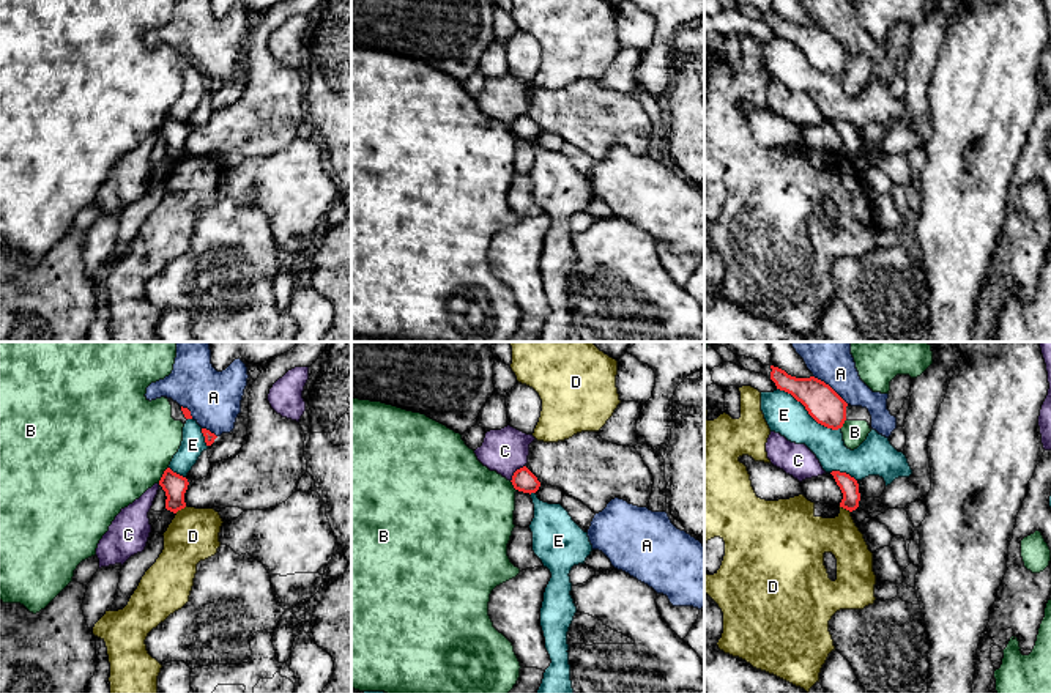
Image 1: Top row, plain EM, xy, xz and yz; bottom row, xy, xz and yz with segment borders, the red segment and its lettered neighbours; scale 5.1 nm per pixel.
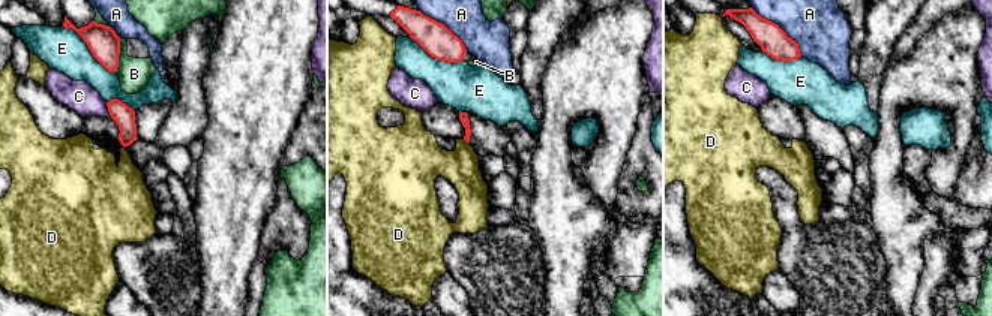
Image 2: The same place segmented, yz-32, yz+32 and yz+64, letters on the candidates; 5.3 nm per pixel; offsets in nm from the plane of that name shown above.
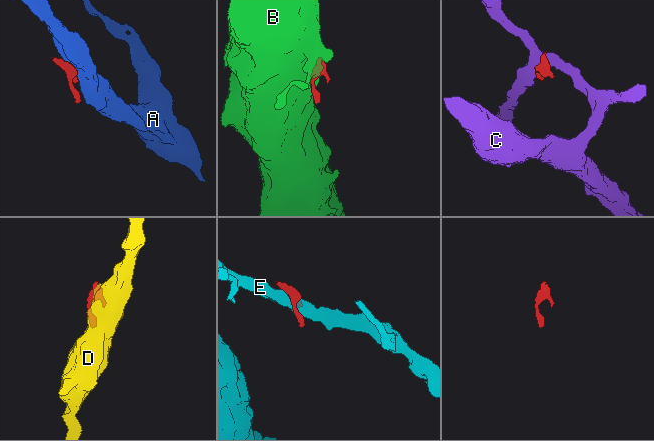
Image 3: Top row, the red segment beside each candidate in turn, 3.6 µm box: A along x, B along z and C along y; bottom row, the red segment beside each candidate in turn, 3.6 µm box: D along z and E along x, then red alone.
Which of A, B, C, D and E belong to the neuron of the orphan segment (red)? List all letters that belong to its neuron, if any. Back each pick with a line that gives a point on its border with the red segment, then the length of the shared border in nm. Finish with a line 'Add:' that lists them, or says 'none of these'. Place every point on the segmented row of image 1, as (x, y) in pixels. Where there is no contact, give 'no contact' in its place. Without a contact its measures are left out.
Add: none of these

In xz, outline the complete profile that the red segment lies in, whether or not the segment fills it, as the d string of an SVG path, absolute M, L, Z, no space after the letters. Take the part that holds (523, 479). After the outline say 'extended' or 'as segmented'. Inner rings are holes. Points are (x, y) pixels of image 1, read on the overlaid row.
M526 466L517 469L511 482L515 490L529 493L529 495L536 493L540 487L540 482L537 480L537 477Z; as segmented

